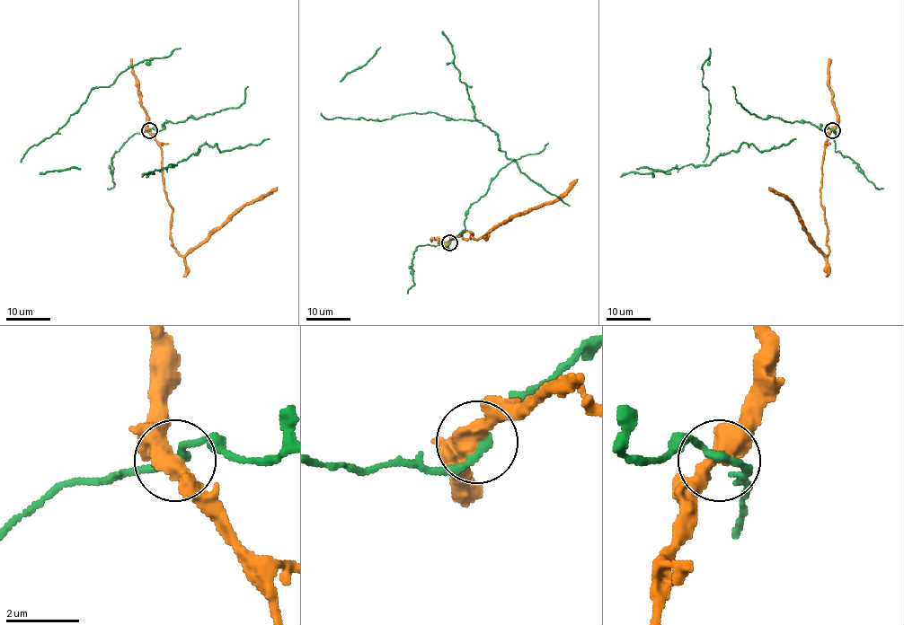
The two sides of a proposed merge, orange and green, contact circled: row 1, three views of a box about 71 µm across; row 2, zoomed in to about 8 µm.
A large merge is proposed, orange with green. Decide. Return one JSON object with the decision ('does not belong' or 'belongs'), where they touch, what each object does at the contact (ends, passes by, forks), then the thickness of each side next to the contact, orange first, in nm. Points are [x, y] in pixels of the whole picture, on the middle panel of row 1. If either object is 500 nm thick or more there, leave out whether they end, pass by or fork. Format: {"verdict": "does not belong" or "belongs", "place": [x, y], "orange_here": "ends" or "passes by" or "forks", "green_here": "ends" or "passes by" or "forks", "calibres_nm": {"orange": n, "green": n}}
{"verdict": "does not belong", "place": [449, 242], "orange_here": "passes by", "green_here": "passes by", "calibres_nm": {"orange": 480, "green": 200}}

